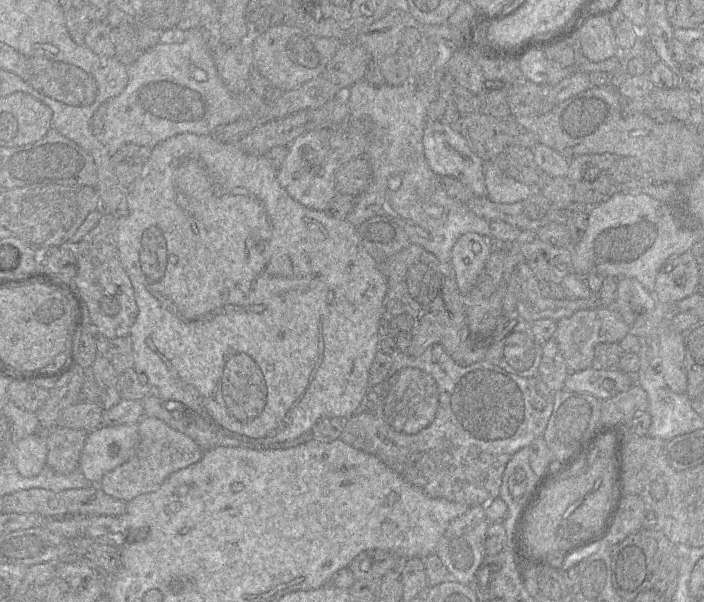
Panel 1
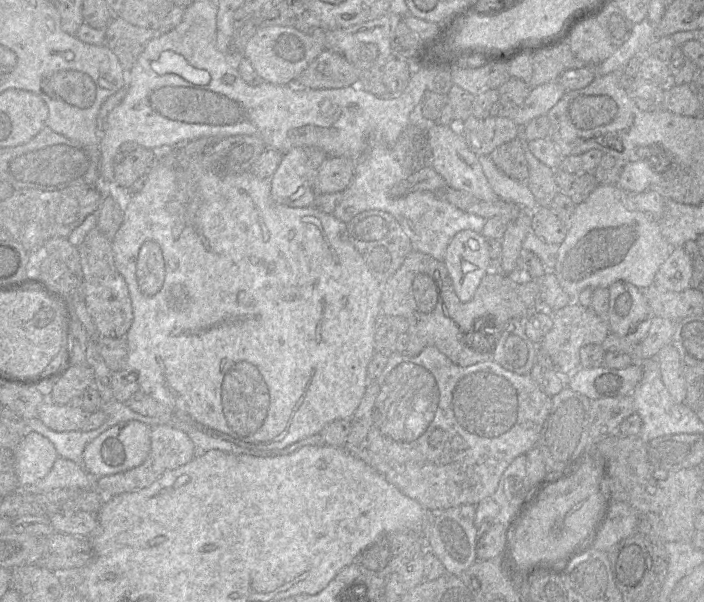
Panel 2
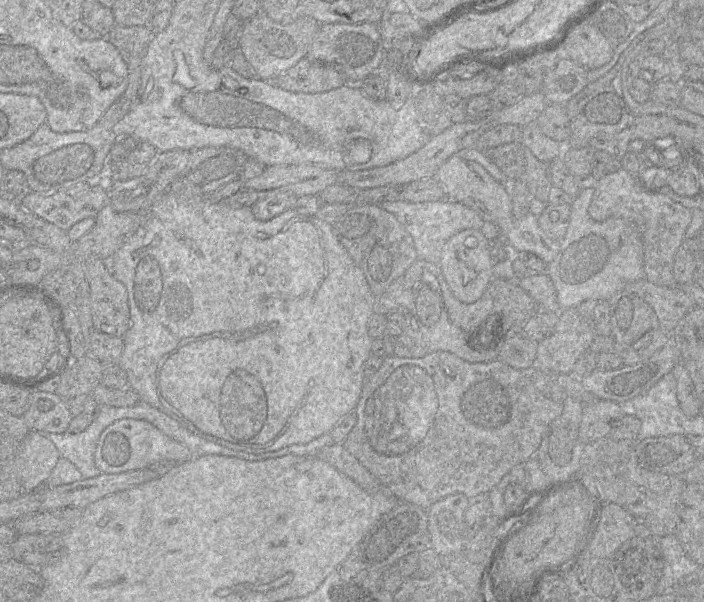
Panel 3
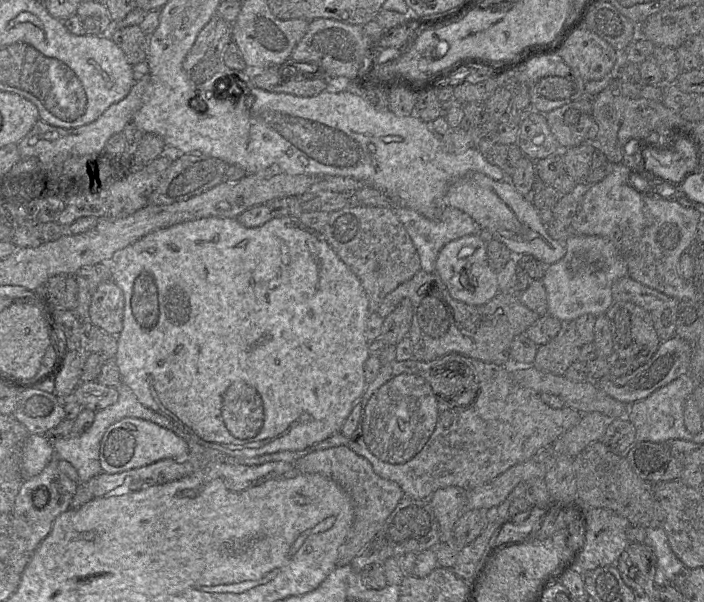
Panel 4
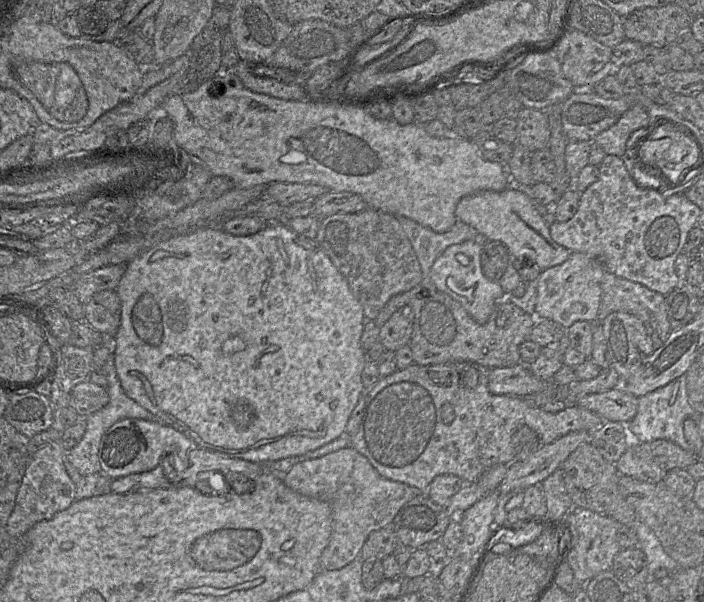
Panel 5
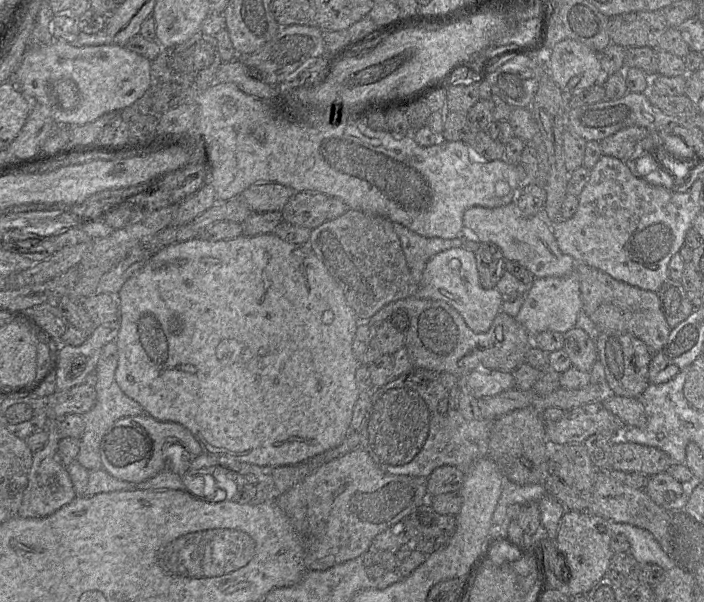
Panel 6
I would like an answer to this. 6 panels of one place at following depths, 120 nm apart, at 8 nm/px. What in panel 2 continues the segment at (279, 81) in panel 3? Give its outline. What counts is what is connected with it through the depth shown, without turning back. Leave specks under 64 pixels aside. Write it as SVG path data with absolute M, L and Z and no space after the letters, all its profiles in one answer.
M322 51L296 78L294 85L310 89L335 89L359 84L361 70L342 54Z

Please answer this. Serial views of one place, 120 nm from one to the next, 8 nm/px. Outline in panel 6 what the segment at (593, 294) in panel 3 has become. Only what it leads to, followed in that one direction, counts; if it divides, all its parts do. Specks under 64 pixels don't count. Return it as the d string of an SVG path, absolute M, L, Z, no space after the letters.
M574 269L571 274L563 277L536 278L525 294L524 303L515 318L532 337L544 331L564 334L575 327L581 310L580 285Z

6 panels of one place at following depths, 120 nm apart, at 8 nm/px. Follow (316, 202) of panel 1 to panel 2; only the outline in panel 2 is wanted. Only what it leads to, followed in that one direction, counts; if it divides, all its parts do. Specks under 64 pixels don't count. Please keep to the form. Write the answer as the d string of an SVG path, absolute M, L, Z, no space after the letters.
M295 147L283 154L270 178L271 196L278 204L308 207L317 193L313 187L318 169L328 155L319 148Z

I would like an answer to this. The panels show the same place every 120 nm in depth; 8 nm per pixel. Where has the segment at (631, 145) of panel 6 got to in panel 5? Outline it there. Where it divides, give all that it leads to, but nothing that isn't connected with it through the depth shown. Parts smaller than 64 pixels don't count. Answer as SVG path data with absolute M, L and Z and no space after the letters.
M634 105L613 126L601 132L594 141L606 155L621 157L627 150L630 136L639 129L648 128L650 122L651 118L645 108Z

